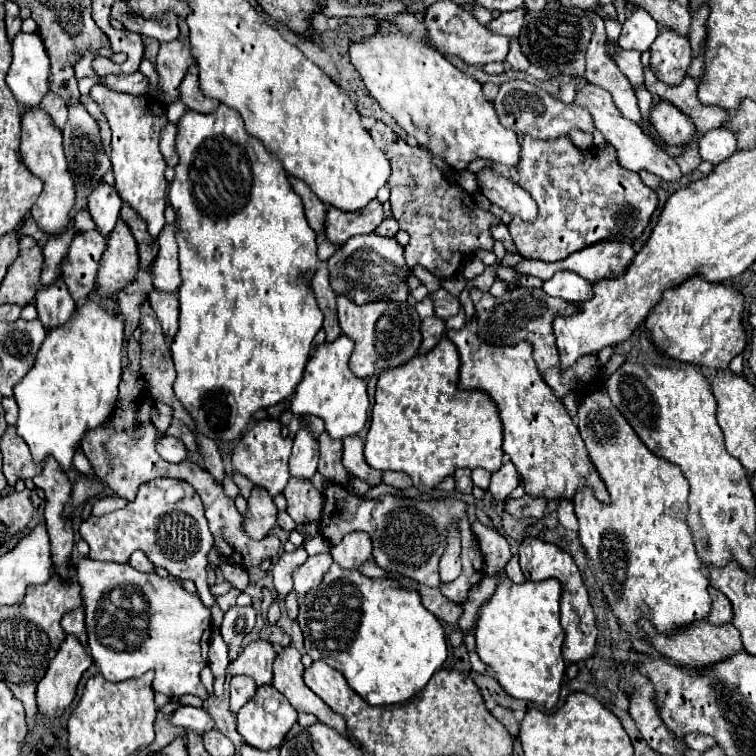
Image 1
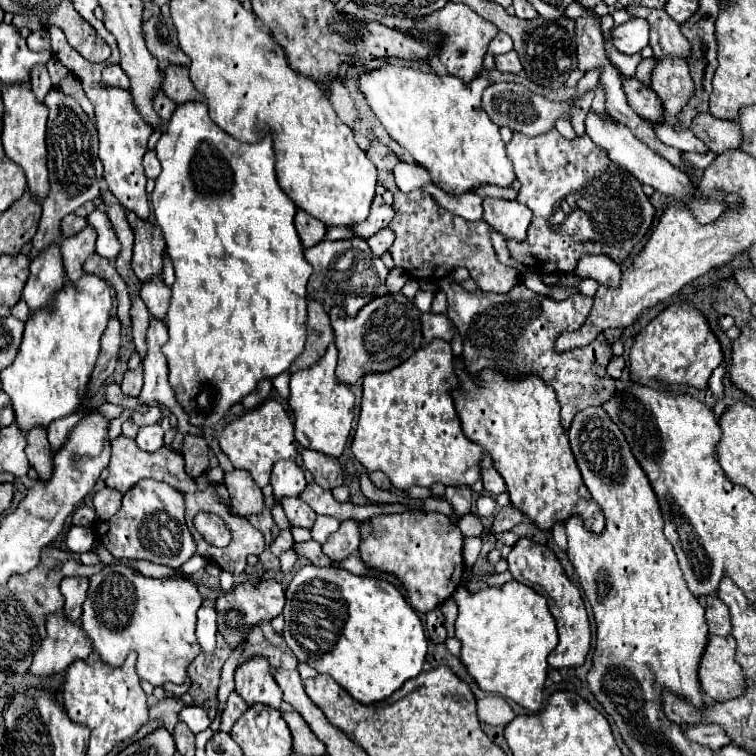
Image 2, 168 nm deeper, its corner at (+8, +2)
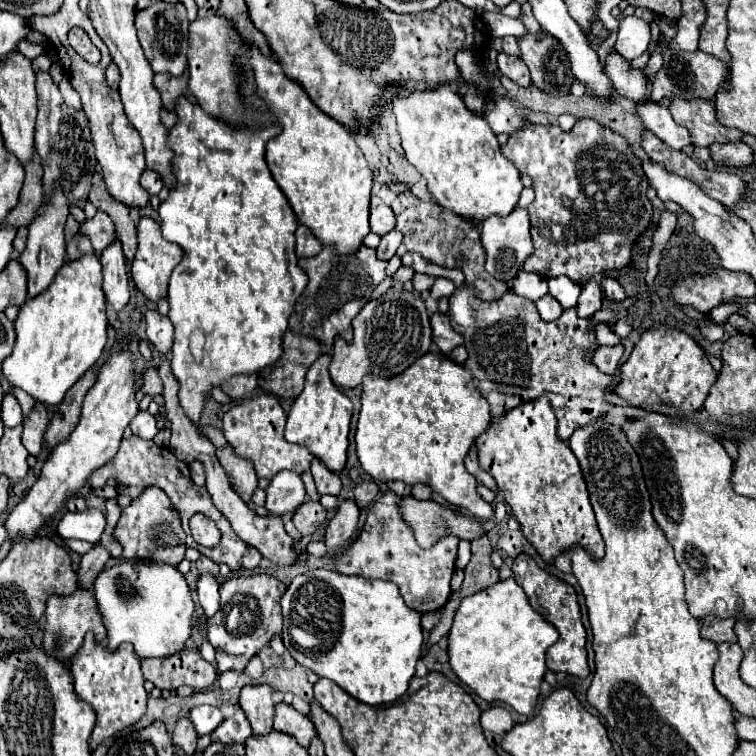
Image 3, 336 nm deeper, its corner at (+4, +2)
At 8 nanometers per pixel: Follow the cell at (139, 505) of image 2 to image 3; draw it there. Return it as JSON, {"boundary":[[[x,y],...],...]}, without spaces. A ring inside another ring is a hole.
{"boundary":[[[160,488],[144,490],[136,500],[132,500],[130,506],[122,508],[122,516],[114,532],[114,540],[118,540],[124,548],[122,560],[152,558],[158,562],[166,562],[170,566],[178,566],[184,560],[184,538],[186,534],[180,526],[180,516],[174,510],[170,498]]]}

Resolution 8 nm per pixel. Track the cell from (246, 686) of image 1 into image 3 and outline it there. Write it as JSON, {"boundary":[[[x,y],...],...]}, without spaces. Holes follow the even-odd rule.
{"boundary":[[[238,710],[232,718],[226,718],[210,736],[212,736],[212,742],[236,744],[236,742],[246,742],[250,734],[252,734],[252,728],[244,718],[244,712]]]}

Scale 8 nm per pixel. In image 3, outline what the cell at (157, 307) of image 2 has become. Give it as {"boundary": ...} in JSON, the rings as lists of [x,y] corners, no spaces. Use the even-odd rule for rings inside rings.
{"boundary":[[[148,310],[144,314],[144,320],[146,320],[146,336],[148,340],[152,342],[152,346],[162,354],[166,356],[172,348],[172,336],[174,336],[174,326],[172,322],[162,316],[160,312],[156,310]]]}

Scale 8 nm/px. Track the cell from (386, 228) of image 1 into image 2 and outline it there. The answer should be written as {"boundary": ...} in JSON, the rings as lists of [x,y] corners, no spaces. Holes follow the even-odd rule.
{"boundary":[[[384,228],[380,232],[376,232],[374,236],[368,238],[368,244],[370,244],[370,250],[372,254],[376,256],[382,256],[394,242],[394,234],[392,234],[392,228]]]}

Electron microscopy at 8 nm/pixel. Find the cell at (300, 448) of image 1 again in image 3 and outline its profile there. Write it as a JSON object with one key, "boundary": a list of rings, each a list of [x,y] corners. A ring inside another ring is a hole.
{"boundary":[[[280,470],[266,488],[266,510],[268,516],[294,514],[306,502],[304,482],[298,474]]]}

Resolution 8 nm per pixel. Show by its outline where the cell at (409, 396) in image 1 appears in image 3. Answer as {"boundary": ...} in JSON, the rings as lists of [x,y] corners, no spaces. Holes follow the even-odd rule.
{"boundary":[[[426,354],[394,378],[380,378],[374,374],[364,376],[362,382],[362,408],[356,426],[356,450],[360,464],[368,476],[376,482],[402,480],[406,484],[426,484],[438,492],[444,500],[454,506],[470,510],[476,518],[488,520],[494,508],[486,504],[476,492],[476,478],[466,472],[464,456],[468,454],[474,440],[490,426],[490,406],[486,398],[476,390],[476,380],[472,374],[440,354]]]}

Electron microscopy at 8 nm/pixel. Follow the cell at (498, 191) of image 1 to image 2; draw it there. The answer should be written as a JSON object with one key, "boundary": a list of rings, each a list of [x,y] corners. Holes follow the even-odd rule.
{"boundary":[[[484,198],[484,216],[482,218],[502,236],[524,240],[526,228],[532,220],[532,212],[516,200]]]}

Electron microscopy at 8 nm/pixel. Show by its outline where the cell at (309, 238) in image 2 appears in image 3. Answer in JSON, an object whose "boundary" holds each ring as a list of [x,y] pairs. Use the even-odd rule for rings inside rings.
{"boundary":[[[298,226],[296,230],[296,256],[316,256],[322,250],[322,244],[312,236],[312,232],[304,226]]]}

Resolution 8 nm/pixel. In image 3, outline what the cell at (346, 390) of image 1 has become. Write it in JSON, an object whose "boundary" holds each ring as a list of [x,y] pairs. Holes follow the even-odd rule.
{"boundary":[[[322,354],[306,372],[306,386],[302,394],[294,400],[292,410],[288,414],[288,424],[284,430],[284,438],[294,444],[306,446],[316,458],[322,460],[324,466],[332,472],[342,472],[346,466],[346,450],[348,450],[348,430],[352,418],[352,402],[344,396],[330,380],[328,374],[330,356]]]}

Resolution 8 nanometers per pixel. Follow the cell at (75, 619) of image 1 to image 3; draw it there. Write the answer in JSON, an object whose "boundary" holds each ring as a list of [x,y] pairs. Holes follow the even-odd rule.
{"boundary":[[[94,544],[94,548],[90,548],[80,562],[80,570],[78,570],[78,586],[80,588],[92,588],[94,578],[98,576],[100,570],[104,570],[104,566],[110,562],[110,552],[102,546],[102,544]]]}

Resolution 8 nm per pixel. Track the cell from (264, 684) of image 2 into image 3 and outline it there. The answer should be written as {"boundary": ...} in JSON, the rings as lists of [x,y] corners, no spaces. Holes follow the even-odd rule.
{"boundary":[[[268,684],[262,686],[244,686],[240,694],[240,708],[244,710],[250,726],[252,726],[252,736],[264,736],[272,732],[272,714],[274,714],[274,700],[272,700],[274,688]]]}

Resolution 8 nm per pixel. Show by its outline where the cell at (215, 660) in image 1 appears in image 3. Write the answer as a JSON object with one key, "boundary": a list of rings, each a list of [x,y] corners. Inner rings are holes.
{"boundary":[[[202,572],[198,580],[198,600],[204,608],[206,616],[212,616],[220,608],[220,594],[218,594],[218,578],[210,572]]]}

